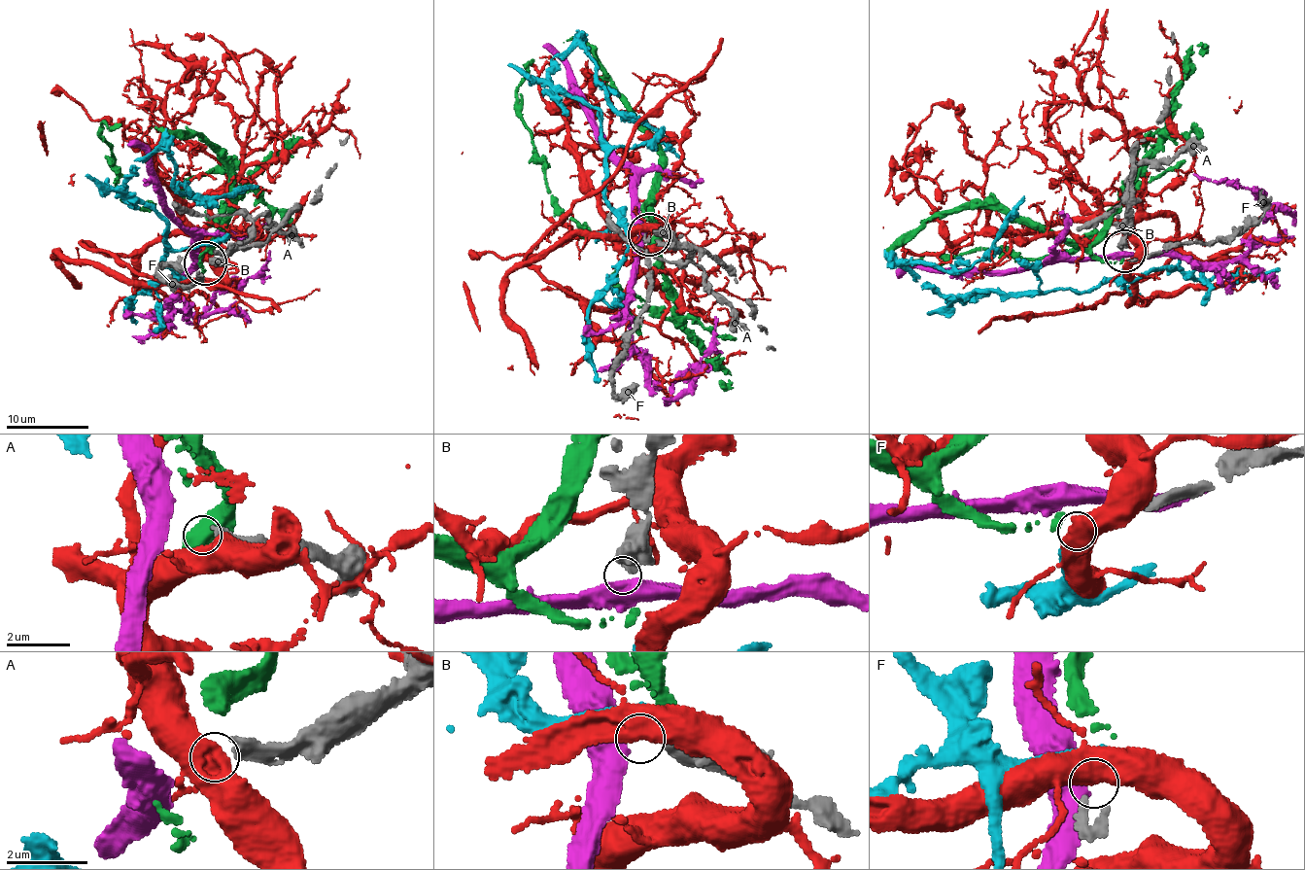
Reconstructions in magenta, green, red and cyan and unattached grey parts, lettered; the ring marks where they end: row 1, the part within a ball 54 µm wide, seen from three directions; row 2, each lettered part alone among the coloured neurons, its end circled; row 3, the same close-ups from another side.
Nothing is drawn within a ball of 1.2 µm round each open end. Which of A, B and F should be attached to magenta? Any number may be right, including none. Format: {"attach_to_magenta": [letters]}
{"attach_to_magenta": ["B"]}

